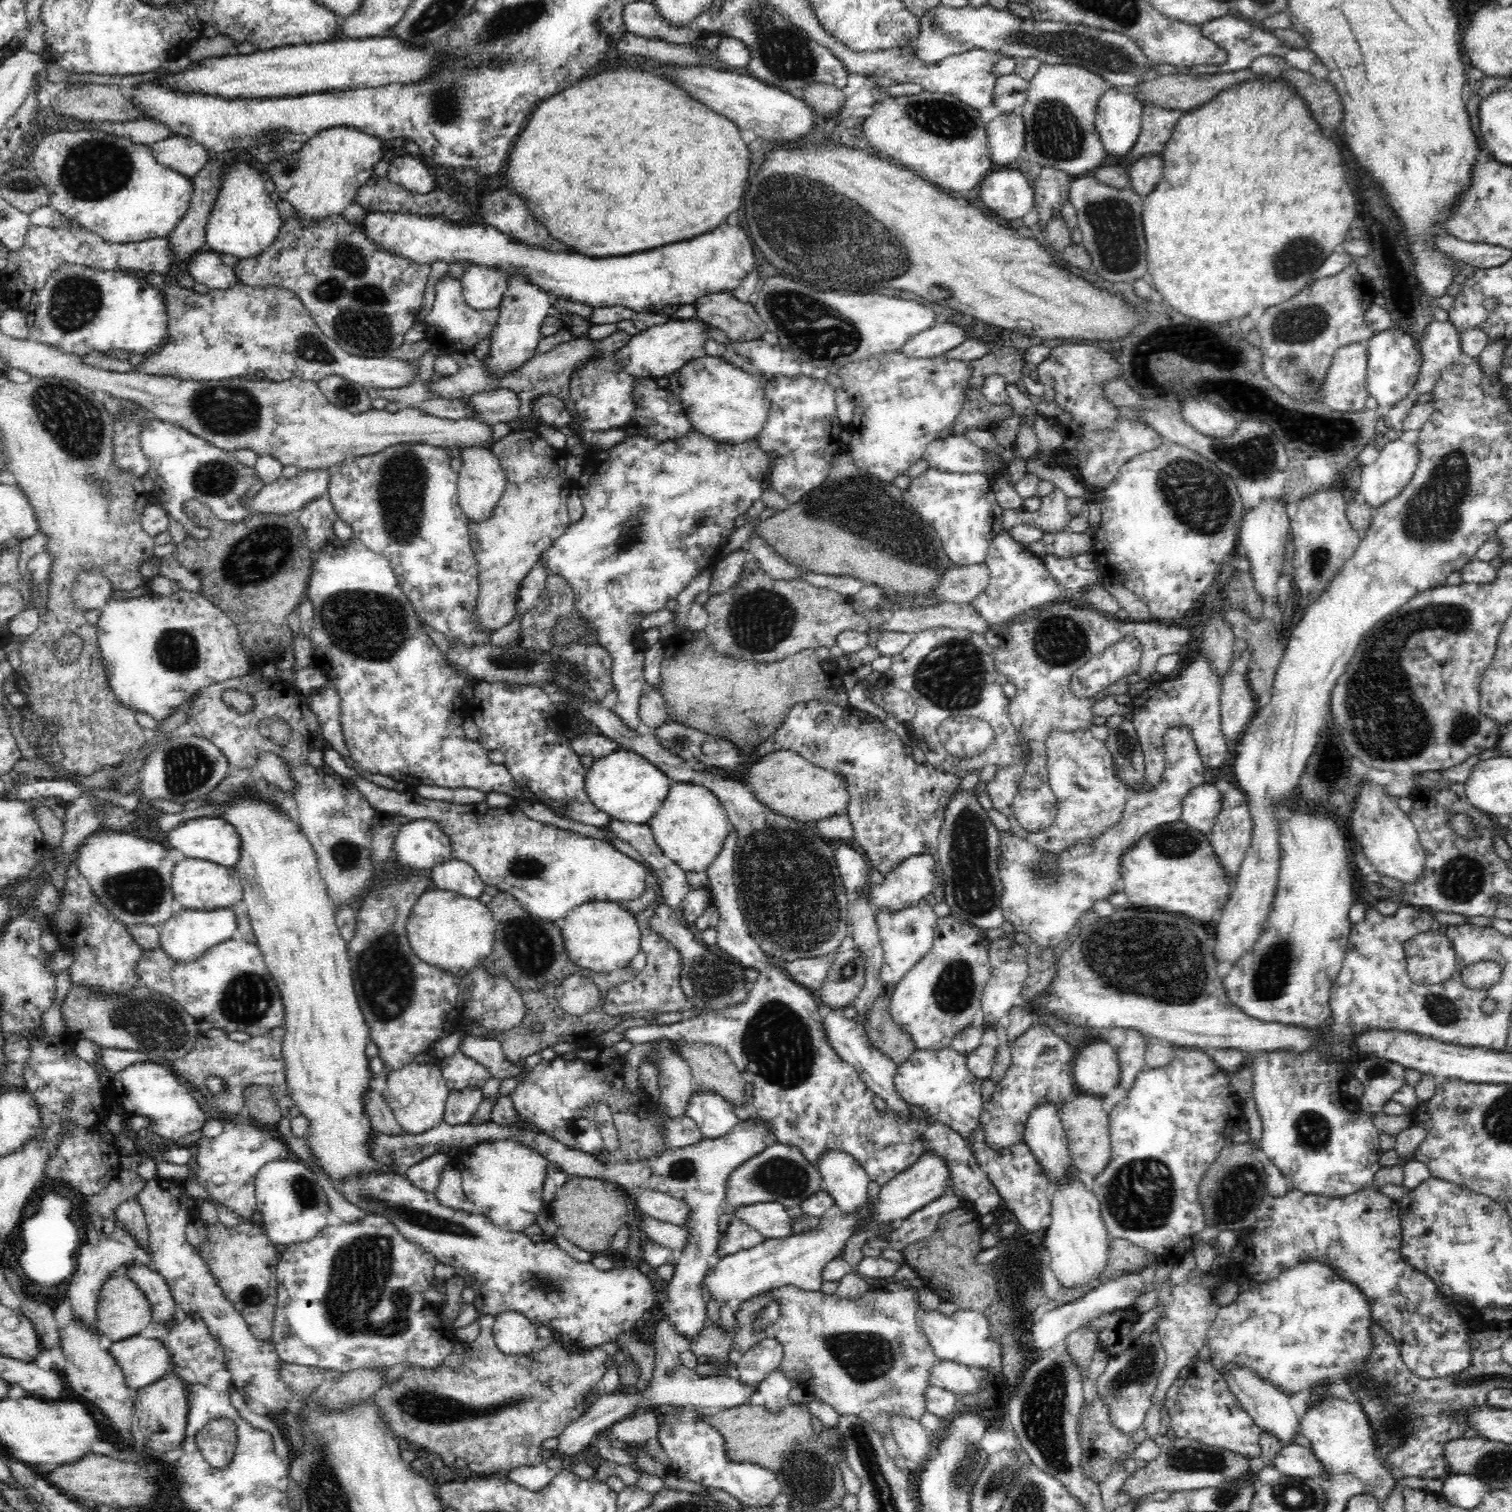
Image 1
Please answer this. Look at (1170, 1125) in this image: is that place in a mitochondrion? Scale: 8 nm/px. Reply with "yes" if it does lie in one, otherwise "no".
no

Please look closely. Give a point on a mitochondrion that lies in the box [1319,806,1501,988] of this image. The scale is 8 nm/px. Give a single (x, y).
(1460, 878)

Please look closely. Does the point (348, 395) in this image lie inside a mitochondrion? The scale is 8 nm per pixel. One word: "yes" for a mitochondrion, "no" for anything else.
yes

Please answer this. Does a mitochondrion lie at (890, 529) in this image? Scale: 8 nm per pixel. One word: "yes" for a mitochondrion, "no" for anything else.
yes

